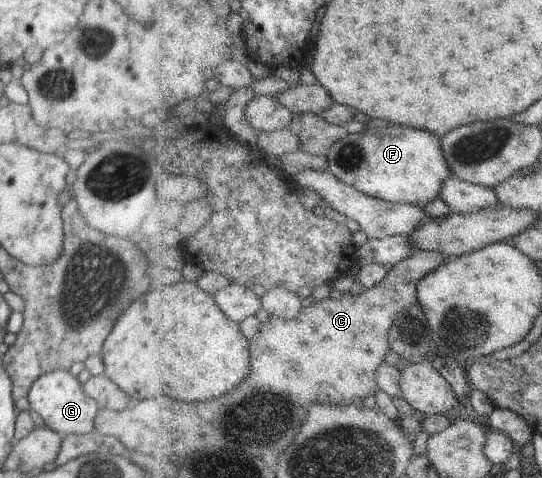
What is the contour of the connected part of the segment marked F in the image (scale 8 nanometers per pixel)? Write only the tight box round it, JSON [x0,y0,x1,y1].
[327,126,453,206]

